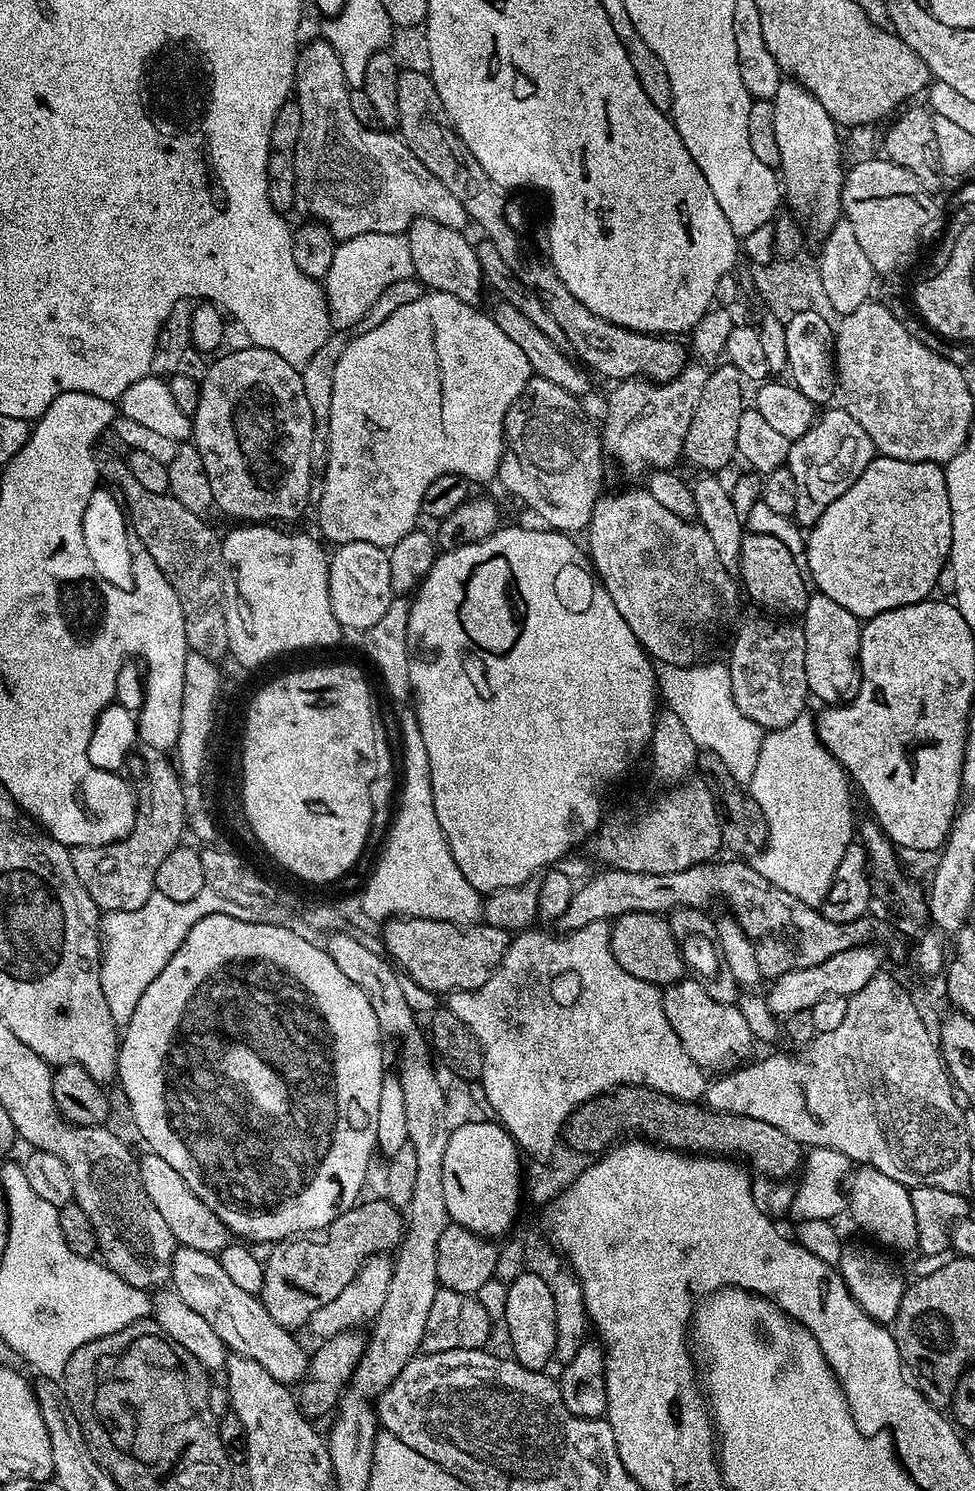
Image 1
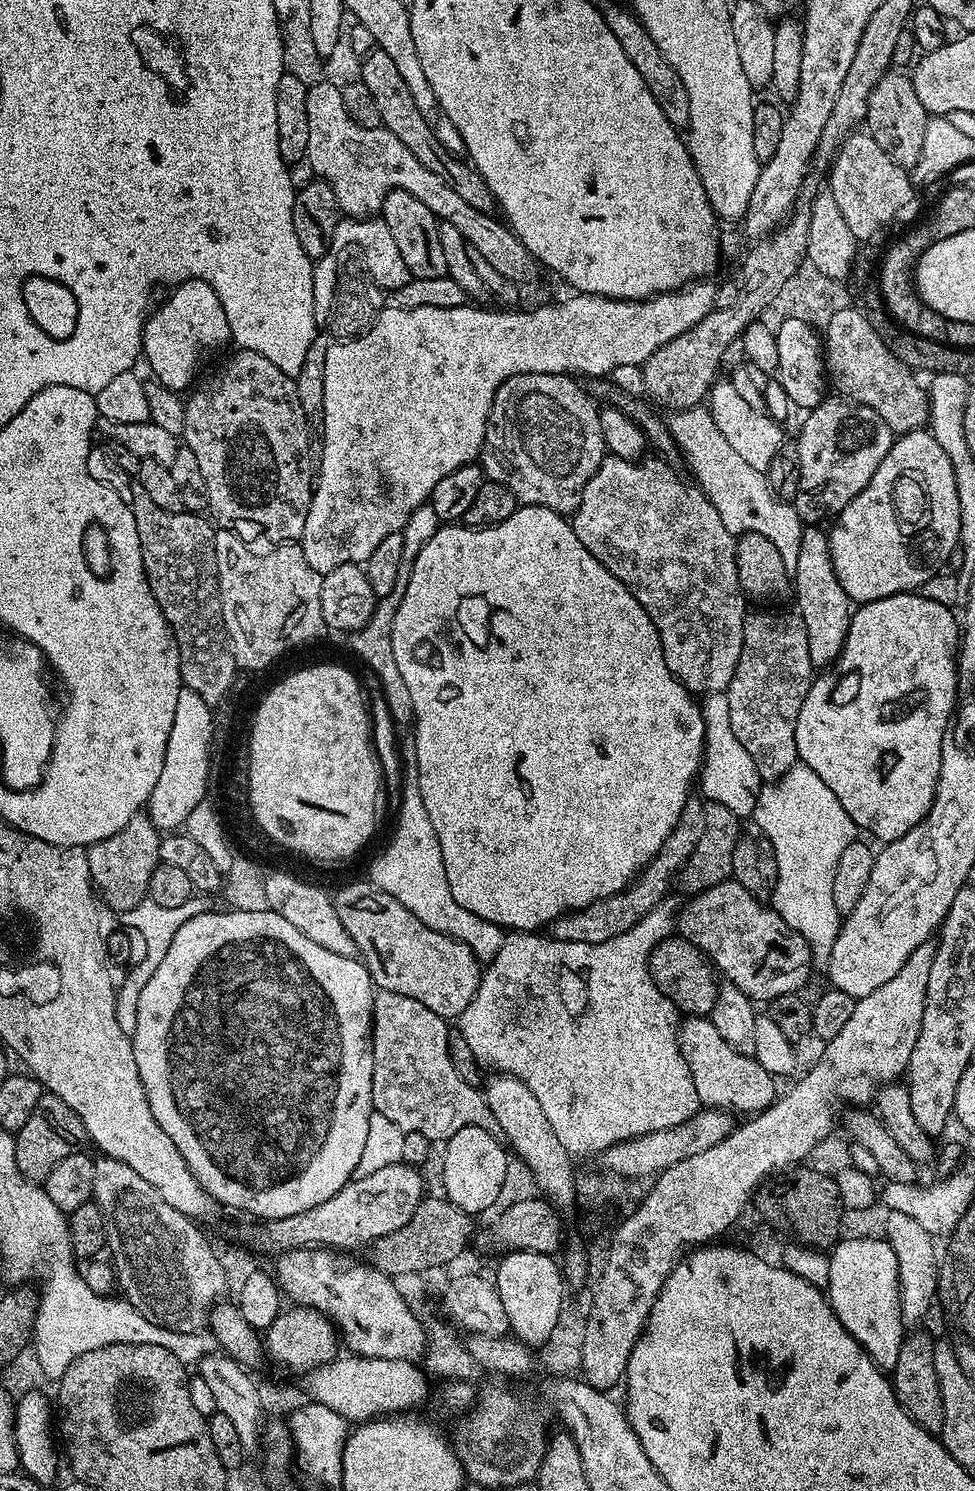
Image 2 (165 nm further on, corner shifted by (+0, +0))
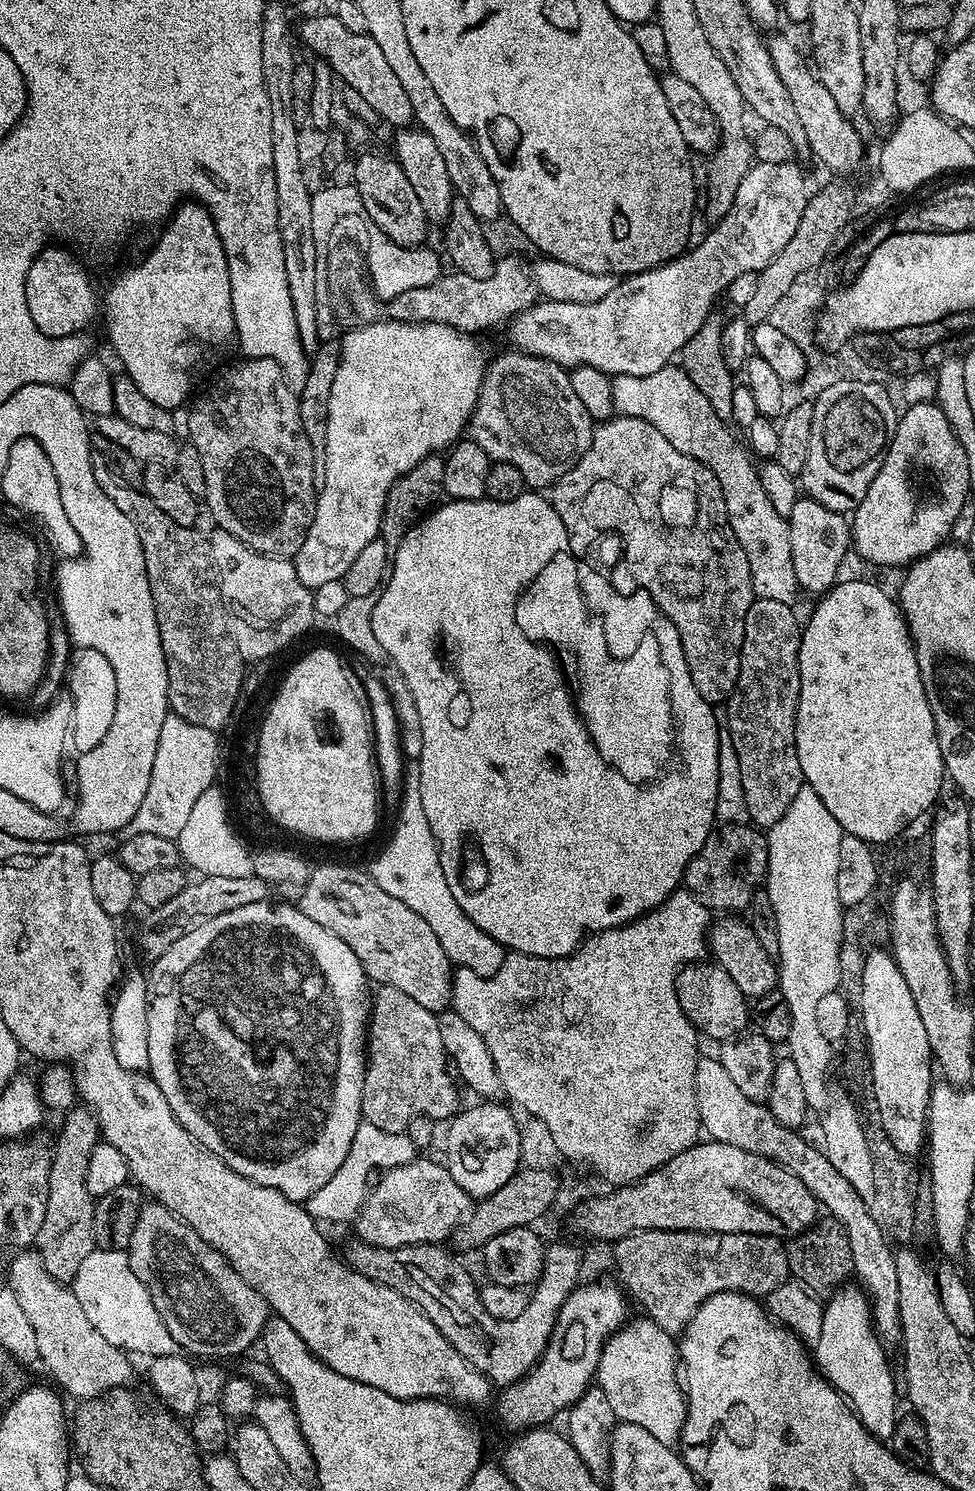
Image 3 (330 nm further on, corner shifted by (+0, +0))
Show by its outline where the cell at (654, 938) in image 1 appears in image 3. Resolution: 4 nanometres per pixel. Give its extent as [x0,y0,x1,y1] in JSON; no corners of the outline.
[676,962,750,1042]

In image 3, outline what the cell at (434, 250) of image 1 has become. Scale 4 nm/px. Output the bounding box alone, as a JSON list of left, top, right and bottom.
[354,152,430,248]

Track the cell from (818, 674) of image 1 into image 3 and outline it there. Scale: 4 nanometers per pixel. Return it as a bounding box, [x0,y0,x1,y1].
[786,498,852,594]

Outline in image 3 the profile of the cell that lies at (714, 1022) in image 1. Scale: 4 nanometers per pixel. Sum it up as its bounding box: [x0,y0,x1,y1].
[694,1059,899,1346]

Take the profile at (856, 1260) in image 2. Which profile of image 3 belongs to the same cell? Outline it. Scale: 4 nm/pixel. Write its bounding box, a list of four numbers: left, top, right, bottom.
[814,1282,898,1441]

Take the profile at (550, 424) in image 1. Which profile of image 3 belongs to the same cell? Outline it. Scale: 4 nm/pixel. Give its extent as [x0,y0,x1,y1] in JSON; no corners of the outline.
[470,351,594,490]

